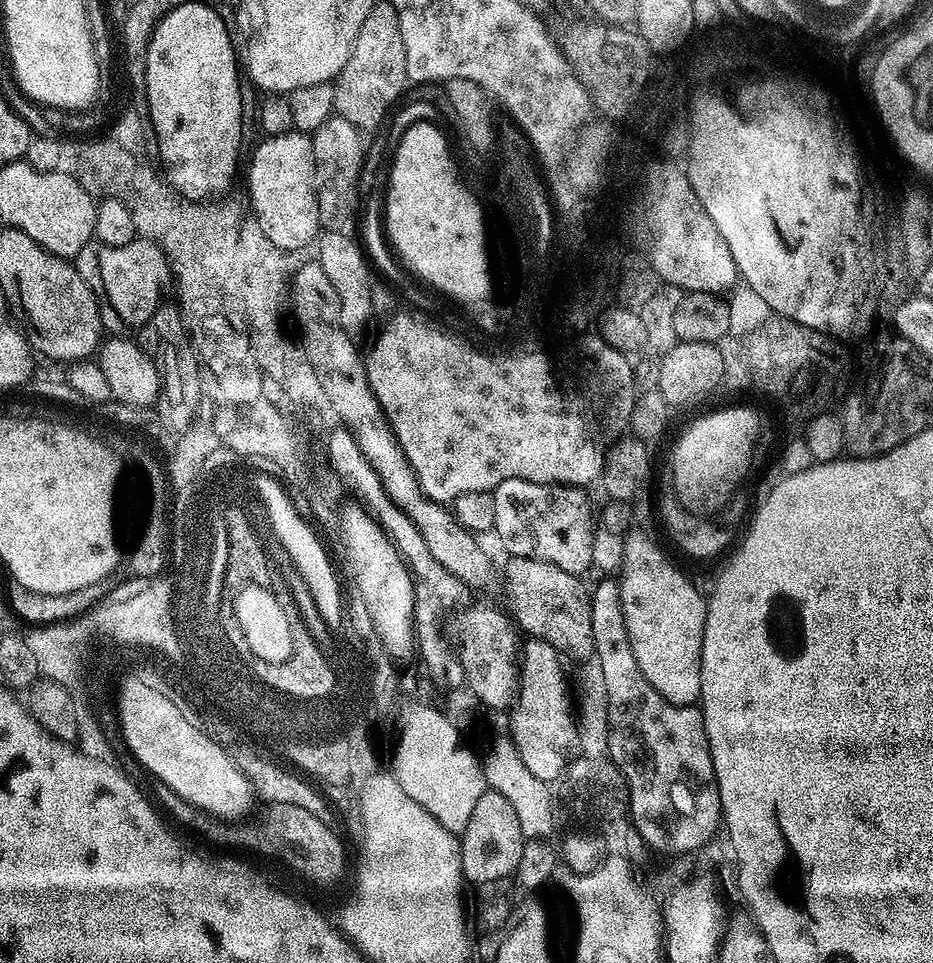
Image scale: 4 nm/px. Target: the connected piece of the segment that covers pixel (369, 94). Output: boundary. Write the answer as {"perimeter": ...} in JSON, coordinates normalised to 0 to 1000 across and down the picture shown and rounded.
{"perimeter":[[[404,2],[397,15],[392,15],[392,23],[384,33],[371,69],[360,78],[359,119],[371,123],[371,127],[387,135],[403,133],[437,86],[435,50],[431,48],[431,33],[427,31],[427,17],[418,2]]]}

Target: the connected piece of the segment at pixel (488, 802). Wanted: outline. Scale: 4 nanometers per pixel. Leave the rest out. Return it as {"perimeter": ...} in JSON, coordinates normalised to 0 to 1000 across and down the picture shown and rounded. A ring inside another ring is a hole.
{"perimeter":[[[519,821],[492,869],[496,913],[503,919],[506,917],[506,920],[528,916],[529,913],[546,913],[552,907],[555,891],[559,891],[563,871],[559,858],[555,858],[555,845],[551,845],[551,837],[547,837],[538,825]]]}

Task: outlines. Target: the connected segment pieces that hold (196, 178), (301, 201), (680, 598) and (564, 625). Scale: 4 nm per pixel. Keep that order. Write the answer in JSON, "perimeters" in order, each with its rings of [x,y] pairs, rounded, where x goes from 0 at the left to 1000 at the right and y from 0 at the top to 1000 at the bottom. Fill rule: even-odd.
{"perimeters":[[[[193,4],[175,13],[168,21],[163,37],[159,44],[159,55],[155,56],[155,98],[159,106],[159,121],[163,126],[163,137],[166,141],[165,154],[171,157],[171,166],[176,169],[175,182],[185,198],[192,200],[198,209],[223,210],[235,199],[240,199],[249,191],[249,182],[253,179],[253,165],[257,162],[257,144],[263,140],[259,135],[258,84],[253,84],[255,75],[255,54],[251,49],[251,37],[244,34],[240,21],[223,4]]],[[[311,136],[297,141],[283,141],[280,150],[270,158],[270,167],[266,170],[266,204],[268,220],[281,243],[296,258],[314,260],[326,258],[340,248],[344,240],[341,226],[341,214],[337,201],[337,160],[334,142],[329,137]]],[[[677,550],[668,558],[669,587],[662,605],[673,660],[685,692],[697,712],[728,735],[745,732],[750,726],[752,665],[757,654],[759,624],[690,552]]],[[[544,577],[541,580],[540,594],[538,590],[538,611],[542,616],[544,614],[544,619],[549,622],[549,627],[553,630],[553,636],[551,634],[551,640],[558,649],[566,648],[566,652],[573,664],[580,665],[581,667],[589,667],[589,671],[594,671],[596,676],[600,678],[601,682],[608,683],[609,681],[613,685],[626,685],[622,687],[630,687],[636,684],[637,681],[637,646],[632,646],[632,629],[635,628],[635,620],[632,618],[631,607],[626,607],[627,604],[623,599],[611,596],[607,592],[598,592],[598,588],[594,588],[589,584],[581,584],[580,582],[573,582],[572,579],[559,579],[558,577]]]]}

